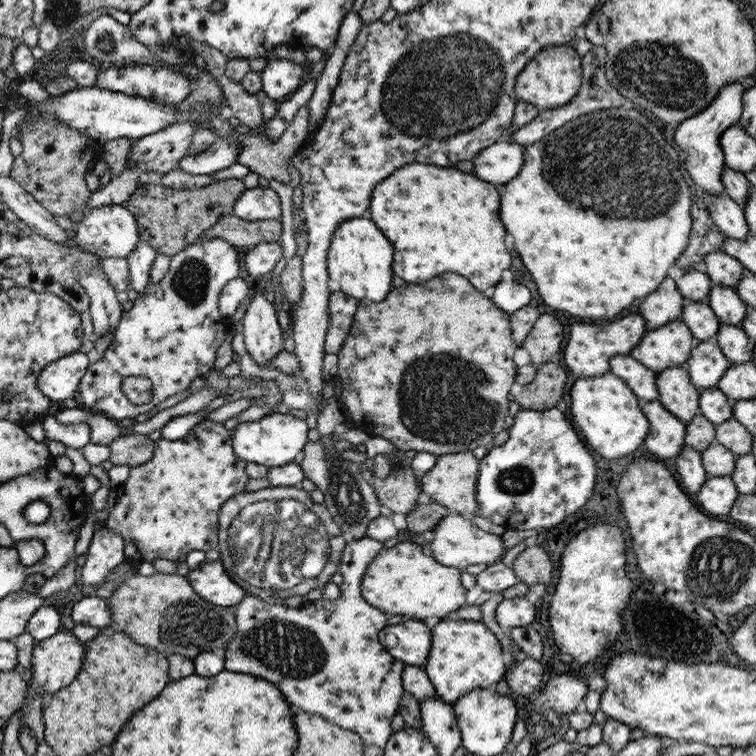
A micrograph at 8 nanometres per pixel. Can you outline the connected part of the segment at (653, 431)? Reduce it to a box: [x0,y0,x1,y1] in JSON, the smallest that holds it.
[640,401,685,459]

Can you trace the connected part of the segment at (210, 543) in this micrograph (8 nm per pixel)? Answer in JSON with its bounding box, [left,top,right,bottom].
[105,421,249,562]

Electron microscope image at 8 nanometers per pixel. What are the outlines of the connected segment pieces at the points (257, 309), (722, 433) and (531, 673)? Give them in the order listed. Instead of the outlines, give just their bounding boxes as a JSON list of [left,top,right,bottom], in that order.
[[241,292,284,367],[715,417,753,456],[503,658,543,696]]

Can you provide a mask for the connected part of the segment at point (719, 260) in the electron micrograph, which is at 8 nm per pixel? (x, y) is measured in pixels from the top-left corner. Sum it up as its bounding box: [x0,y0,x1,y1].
[700,251,747,289]

